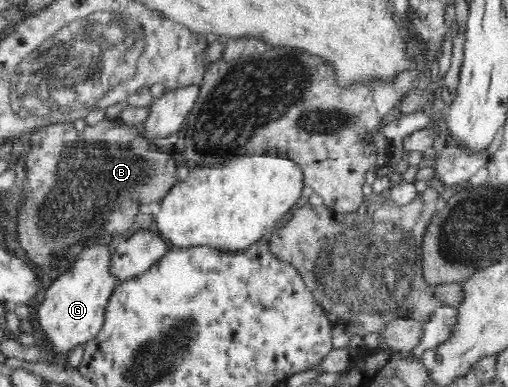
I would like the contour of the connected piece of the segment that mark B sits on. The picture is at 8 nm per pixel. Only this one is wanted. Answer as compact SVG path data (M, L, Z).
M117 121L94 123L83 131L77 131L70 124L55 124L34 132L25 144L30 151L21 157L21 167L26 166L28 171L21 176L24 189L20 193L22 203L18 205L16 217L18 242L37 269L46 273L52 271L56 263L55 249L58 247L68 247L74 241L92 237L98 241L126 239L139 206L151 201L160 203L178 181L177 166L171 155L168 157L162 151L154 151L154 147L140 137L139 128L123 126Z

